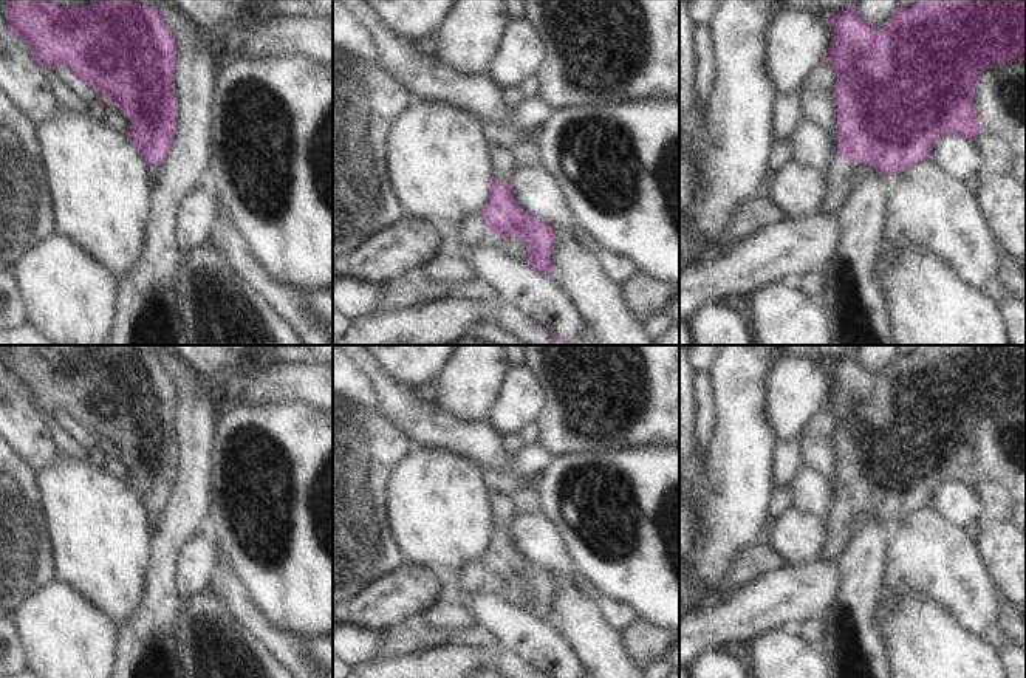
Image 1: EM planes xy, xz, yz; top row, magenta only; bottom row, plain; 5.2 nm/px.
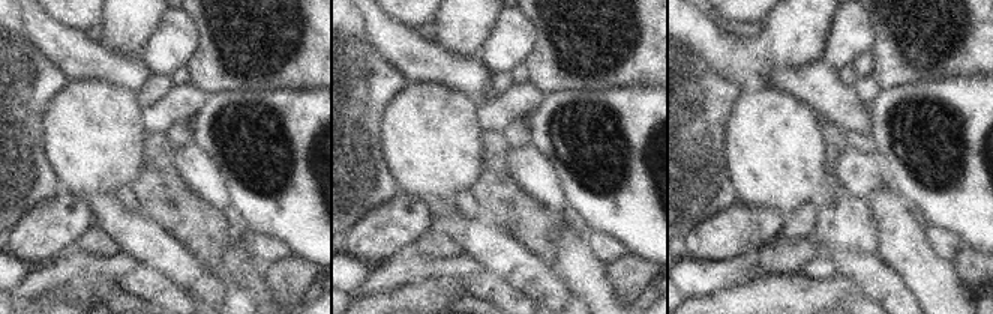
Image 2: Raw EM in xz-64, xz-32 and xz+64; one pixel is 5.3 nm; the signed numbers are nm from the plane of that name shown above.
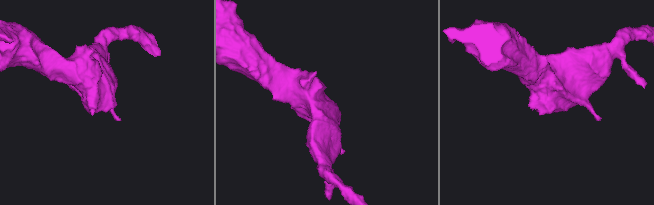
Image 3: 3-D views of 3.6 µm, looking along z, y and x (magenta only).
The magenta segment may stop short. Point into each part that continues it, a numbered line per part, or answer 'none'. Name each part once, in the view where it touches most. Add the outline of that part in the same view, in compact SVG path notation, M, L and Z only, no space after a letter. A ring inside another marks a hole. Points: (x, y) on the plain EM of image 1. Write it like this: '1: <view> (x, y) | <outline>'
1: yz (842, 522) | M831 506L828 536L822 562L840 559L845 553L857 523L859 509Z

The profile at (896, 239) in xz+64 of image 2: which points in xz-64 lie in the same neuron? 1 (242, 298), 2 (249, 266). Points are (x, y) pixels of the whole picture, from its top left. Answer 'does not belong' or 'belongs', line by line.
1: does not belong
2: belongs

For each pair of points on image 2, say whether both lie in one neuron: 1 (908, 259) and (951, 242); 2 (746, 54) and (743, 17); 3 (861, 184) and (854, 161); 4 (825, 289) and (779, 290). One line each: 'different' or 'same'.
1: different
2: different
3: same
4: same

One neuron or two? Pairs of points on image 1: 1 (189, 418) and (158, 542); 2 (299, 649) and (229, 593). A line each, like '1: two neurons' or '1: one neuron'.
1: one neuron
2: one neuron

